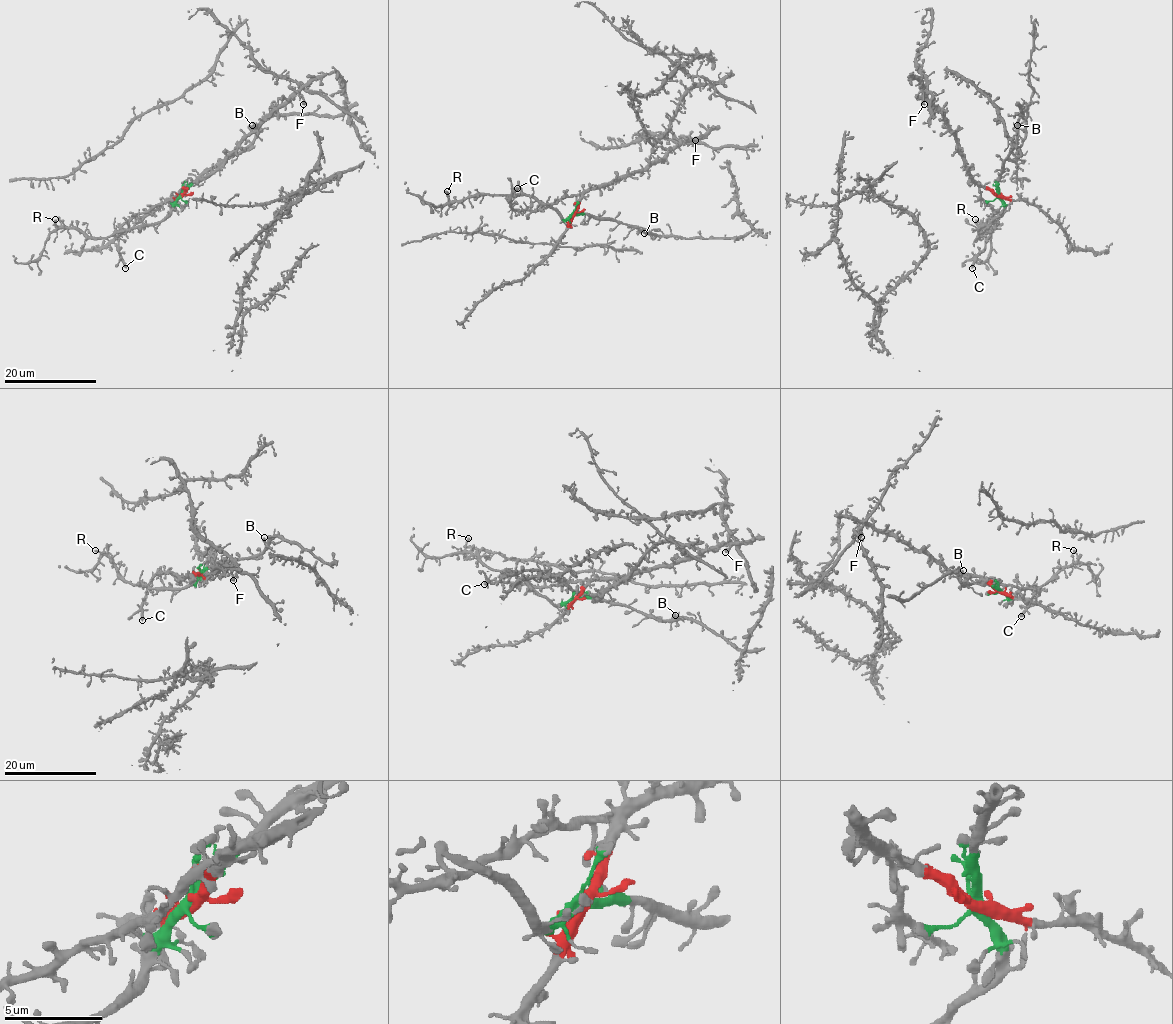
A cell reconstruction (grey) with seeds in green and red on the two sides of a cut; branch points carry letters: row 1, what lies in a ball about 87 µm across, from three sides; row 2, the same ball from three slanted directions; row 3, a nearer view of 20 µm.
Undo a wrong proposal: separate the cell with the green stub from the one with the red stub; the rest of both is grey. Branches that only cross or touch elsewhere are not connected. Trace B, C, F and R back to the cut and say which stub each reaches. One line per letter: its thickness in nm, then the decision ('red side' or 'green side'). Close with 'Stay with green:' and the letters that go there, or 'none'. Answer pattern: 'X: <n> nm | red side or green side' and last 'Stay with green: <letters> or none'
B: 400 nm | green side
C: 460 nm | red side
F: 440 nm | red side
R: 280 nm | green side
Stay with green: B, R

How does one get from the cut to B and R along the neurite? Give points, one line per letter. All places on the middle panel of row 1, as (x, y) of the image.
B: (574, 214), (611, 217), (636, 225), (646, 232), (644, 233)
R: (574, 214), (562, 219), (552, 208), (528, 196), (477, 194), (451, 200), (446, 191)

